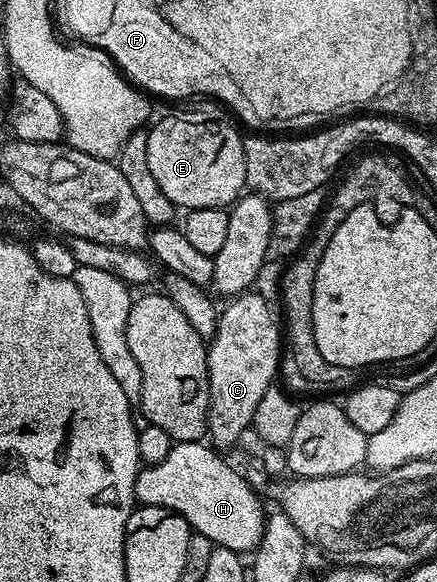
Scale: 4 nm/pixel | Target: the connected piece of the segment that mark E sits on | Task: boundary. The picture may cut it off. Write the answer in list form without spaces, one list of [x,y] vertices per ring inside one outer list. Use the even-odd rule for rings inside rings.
[[[189,116],[183,118],[162,118],[148,130],[148,168],[156,176],[156,184],[164,188],[164,196],[172,200],[175,207],[183,211],[200,208],[226,208],[238,201],[247,189],[246,165],[244,164],[243,135],[238,134],[239,127],[226,126],[225,121],[216,123],[196,123]]]

